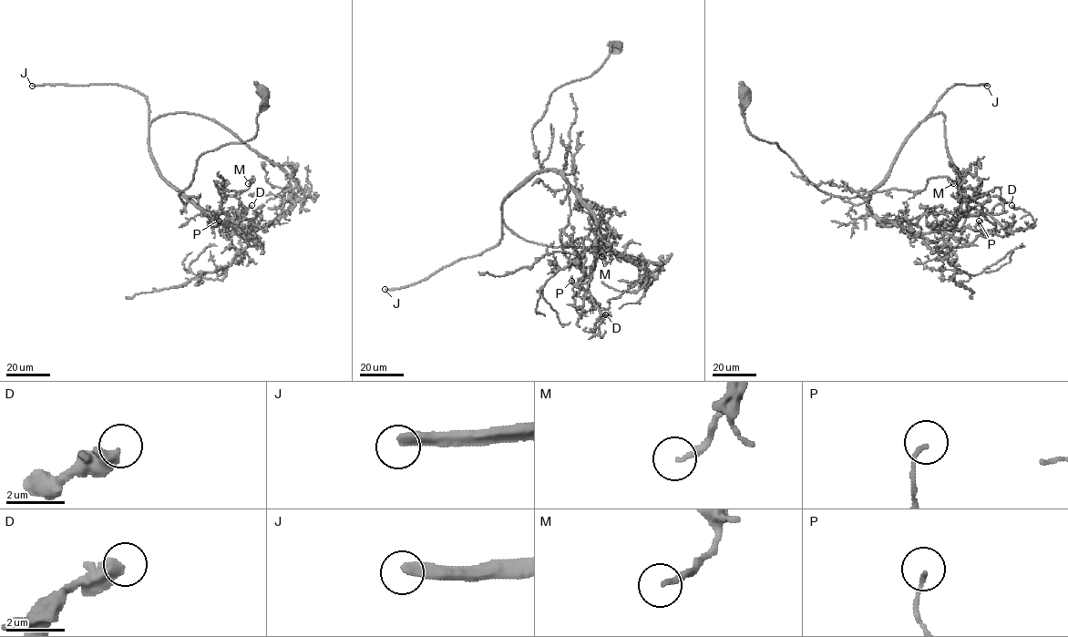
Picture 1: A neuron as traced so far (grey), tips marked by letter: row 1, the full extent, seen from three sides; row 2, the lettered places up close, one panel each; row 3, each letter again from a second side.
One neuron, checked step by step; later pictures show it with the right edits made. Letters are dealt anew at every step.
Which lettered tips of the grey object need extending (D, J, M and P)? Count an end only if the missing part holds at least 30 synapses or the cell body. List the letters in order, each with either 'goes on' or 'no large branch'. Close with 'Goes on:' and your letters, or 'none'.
D: no large branch
J: goes on
M: no large branch
P: no large branch
Goes on: J

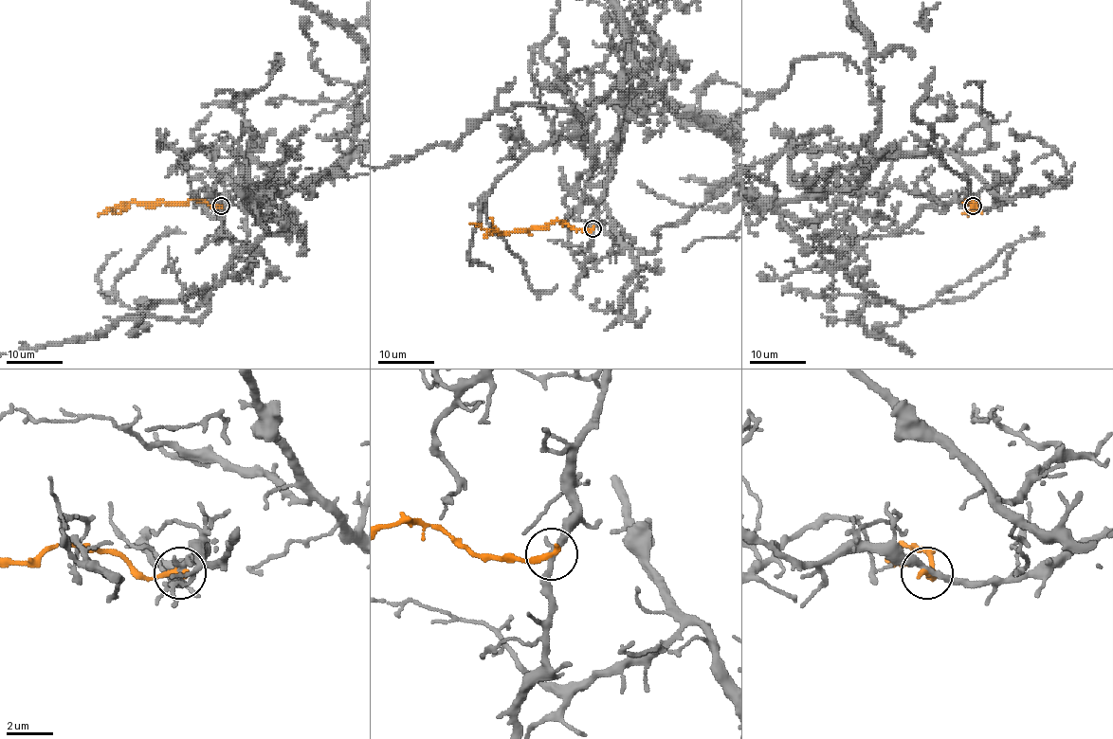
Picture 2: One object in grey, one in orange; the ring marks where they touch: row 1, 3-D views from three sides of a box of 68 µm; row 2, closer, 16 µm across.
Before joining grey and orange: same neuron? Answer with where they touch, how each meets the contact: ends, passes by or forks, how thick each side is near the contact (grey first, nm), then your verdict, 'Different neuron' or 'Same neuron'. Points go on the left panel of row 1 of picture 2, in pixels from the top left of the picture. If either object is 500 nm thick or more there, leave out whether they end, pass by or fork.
Place: (221, 206). At the ring grey passes by. At the ring orange ends. Thickness 280 nm (grey) against 280 nm. Different neuron

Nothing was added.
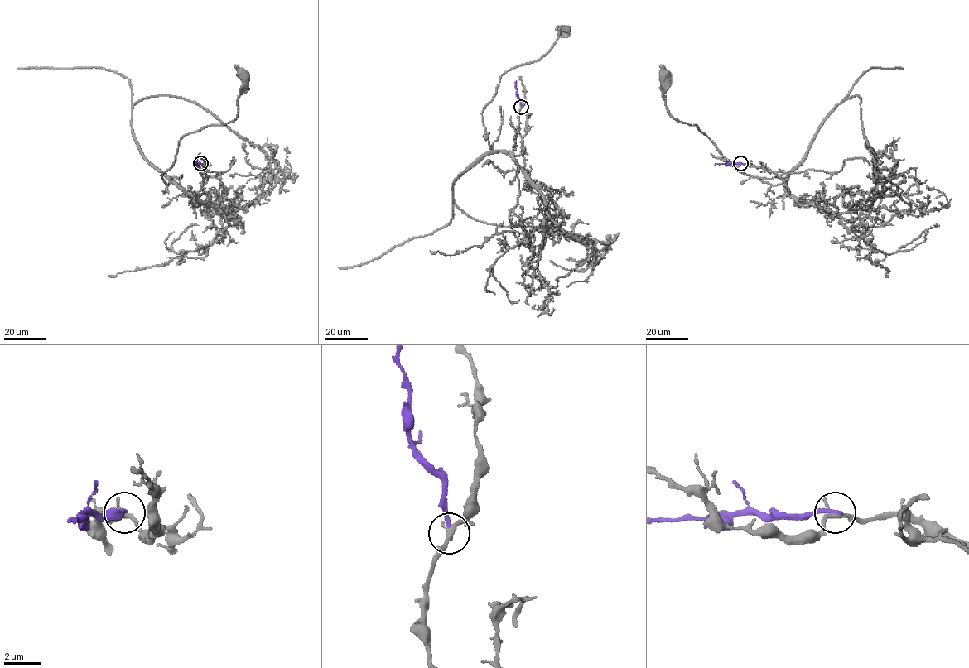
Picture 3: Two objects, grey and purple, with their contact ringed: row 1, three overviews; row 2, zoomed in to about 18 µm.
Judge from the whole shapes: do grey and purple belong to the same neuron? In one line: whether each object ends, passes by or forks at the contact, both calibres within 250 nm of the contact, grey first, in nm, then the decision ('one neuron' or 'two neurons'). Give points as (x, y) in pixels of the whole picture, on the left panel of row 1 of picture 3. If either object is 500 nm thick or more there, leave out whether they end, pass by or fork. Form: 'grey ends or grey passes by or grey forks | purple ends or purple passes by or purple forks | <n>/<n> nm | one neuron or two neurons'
grey passes by | purple ends | 240/240 nm | two neurons

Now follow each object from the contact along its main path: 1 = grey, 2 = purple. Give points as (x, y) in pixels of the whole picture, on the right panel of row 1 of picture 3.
1: (740, 163), (774, 172), (788, 194), (784, 182), (772, 185), (738, 171), (696, 125), (672, 116), (663, 74)
2: (740, 163), (715, 163)

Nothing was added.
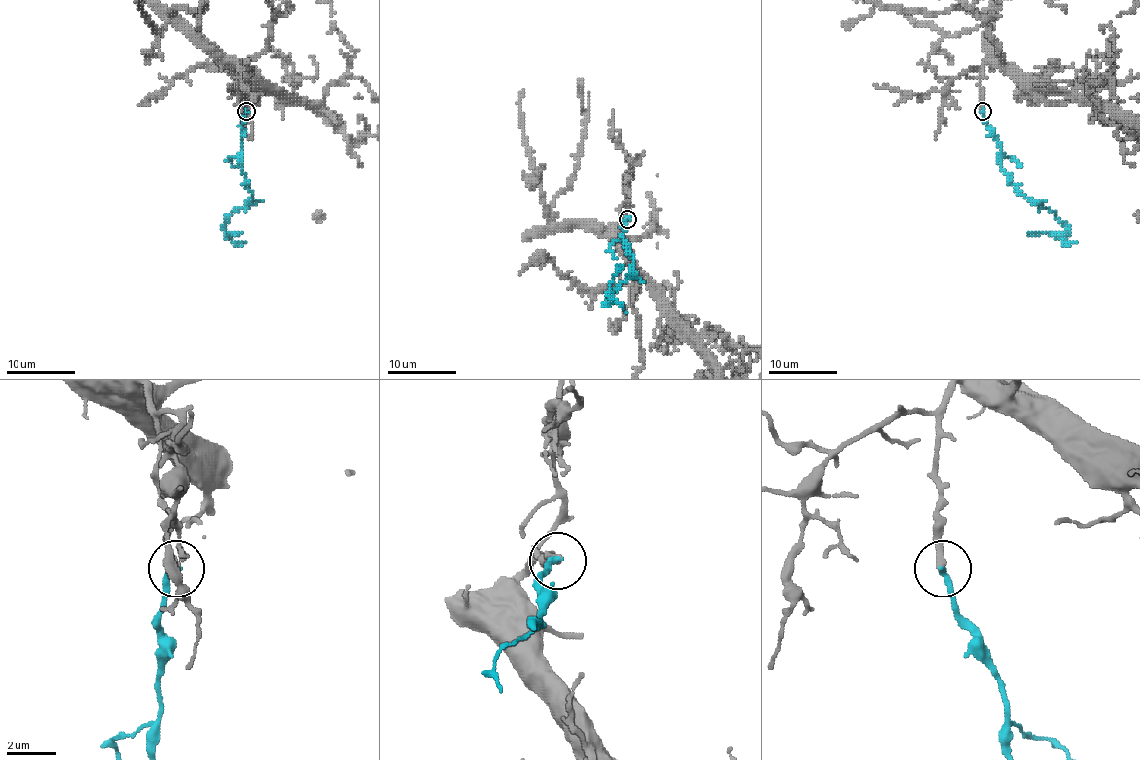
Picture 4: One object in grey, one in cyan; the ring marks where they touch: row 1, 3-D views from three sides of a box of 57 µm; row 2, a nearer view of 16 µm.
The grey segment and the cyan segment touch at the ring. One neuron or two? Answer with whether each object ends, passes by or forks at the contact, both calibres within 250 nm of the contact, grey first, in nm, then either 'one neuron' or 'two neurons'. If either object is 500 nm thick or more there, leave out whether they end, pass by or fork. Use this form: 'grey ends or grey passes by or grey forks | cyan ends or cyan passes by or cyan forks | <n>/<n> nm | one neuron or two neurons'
grey ends | cyan ends | 240/280 nm | one neuron

